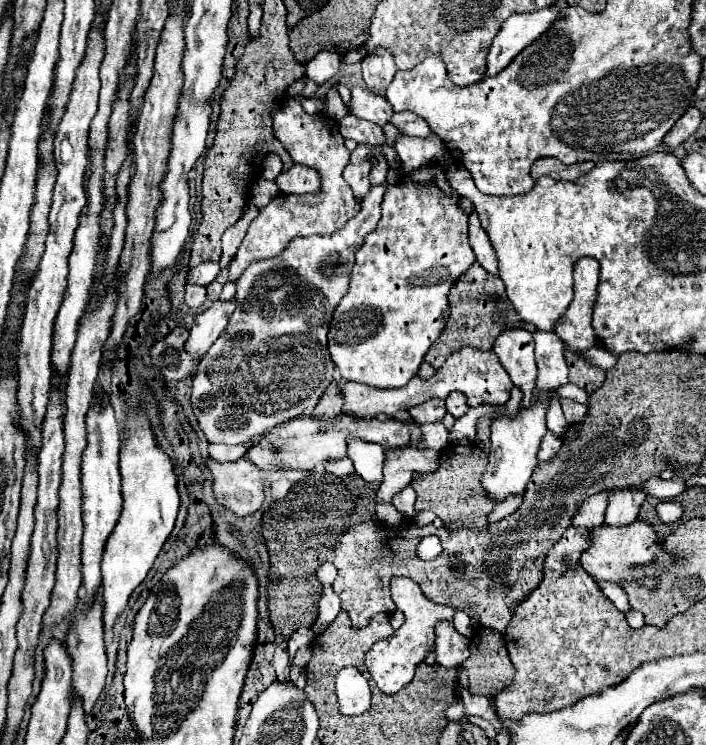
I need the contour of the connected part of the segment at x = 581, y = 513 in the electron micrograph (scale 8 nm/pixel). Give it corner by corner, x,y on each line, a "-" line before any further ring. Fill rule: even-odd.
596,493
580,505
576,515
572,517
572,527
594,529
604,523
604,511
606,511
606,493

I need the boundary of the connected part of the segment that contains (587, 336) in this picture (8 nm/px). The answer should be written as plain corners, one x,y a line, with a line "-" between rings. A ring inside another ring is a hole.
582,257
574,269
574,301
554,325
554,333
572,351
580,351
596,345
592,329
592,308
596,300
598,263
590,257

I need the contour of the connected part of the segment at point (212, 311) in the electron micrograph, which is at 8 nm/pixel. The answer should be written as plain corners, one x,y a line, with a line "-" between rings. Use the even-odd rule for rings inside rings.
218,299
216,303
212,303
212,307
202,311
190,329
186,351
192,357
200,359
210,349
210,345
218,339
218,335
226,329
228,317
234,313
234,309
236,309
236,299
230,301

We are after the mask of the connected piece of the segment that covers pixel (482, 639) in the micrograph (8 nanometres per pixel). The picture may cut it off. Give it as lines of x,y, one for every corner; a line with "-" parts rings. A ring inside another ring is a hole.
486,627
476,631
470,639
469,651
470,656
464,661
462,669
468,675
472,695
492,699
512,683
514,667
498,631

